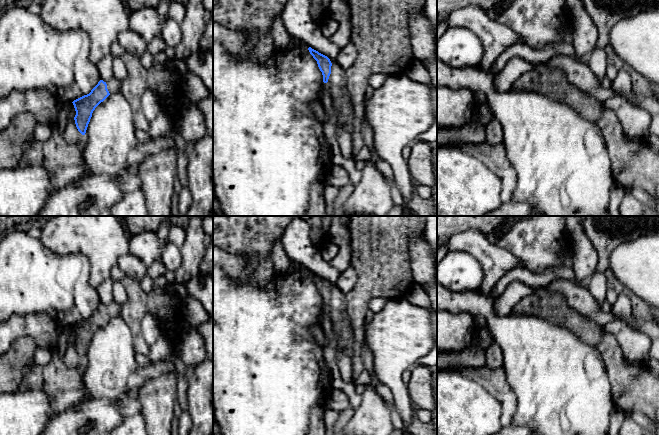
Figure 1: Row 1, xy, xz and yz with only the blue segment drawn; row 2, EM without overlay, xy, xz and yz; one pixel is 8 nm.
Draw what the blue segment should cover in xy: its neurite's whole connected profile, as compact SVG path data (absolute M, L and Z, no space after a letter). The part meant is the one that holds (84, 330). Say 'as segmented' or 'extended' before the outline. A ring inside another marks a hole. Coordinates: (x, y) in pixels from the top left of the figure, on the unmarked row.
extended; M112 301L107 307L100 304L98 308L87 319L84 319L72 327L74 329L76 339L74 341L78 355L85 359L88 348L95 332L103 326L110 318L119 316L121 306Z

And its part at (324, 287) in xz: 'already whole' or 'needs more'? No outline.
needs more

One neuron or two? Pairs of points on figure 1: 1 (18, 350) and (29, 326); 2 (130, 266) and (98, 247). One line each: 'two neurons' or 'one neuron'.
1: two neurons
2: two neurons

